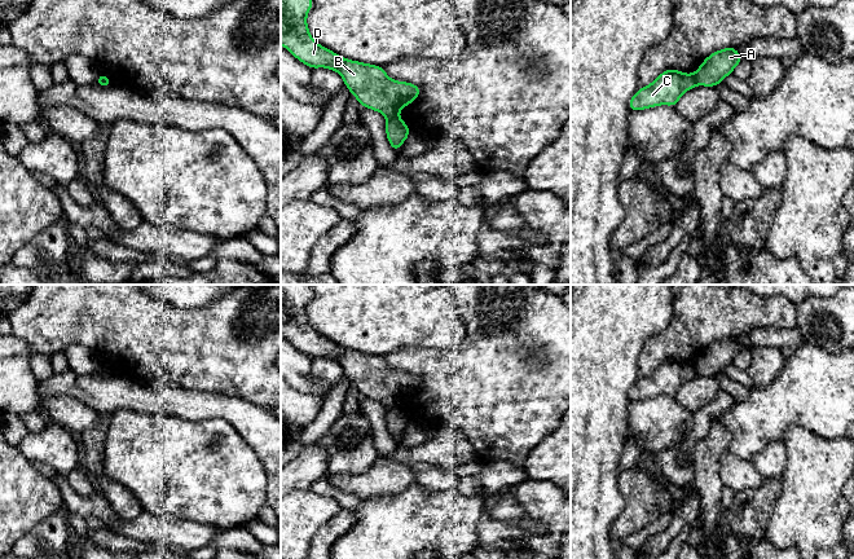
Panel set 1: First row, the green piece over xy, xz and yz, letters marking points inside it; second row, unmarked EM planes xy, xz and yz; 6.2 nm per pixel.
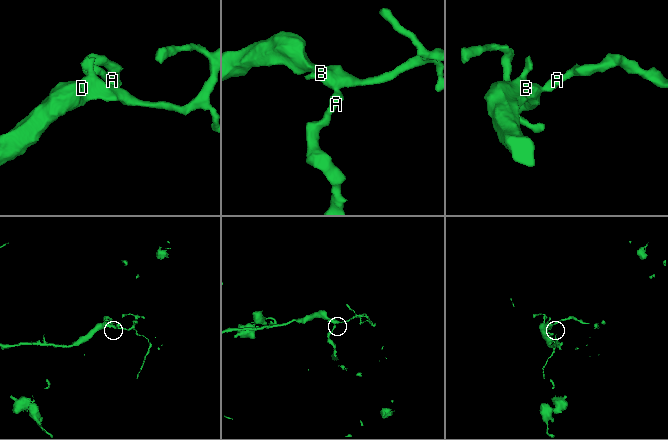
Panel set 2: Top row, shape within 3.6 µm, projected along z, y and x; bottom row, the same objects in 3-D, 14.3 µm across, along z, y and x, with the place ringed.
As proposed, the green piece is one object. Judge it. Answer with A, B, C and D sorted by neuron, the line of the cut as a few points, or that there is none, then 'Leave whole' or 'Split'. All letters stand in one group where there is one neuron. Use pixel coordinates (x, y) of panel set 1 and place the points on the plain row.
Groups: A / B C D. Split along xz (397, 406), (387, 409). Split

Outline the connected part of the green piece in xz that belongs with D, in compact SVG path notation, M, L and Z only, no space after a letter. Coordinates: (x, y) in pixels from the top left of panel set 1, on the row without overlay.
M281 285L281 335L313 360L335 360L360 396L375 400L387 409L399 408L400 400L419 387L421 378L391 369L383 356L347 349L320 335L307 314L312 295L312 285Z

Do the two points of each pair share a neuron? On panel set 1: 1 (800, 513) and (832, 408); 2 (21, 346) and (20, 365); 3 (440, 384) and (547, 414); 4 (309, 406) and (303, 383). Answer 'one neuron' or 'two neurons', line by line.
1: two neurons
2: two neurons
3: one neuron
4: two neurons

